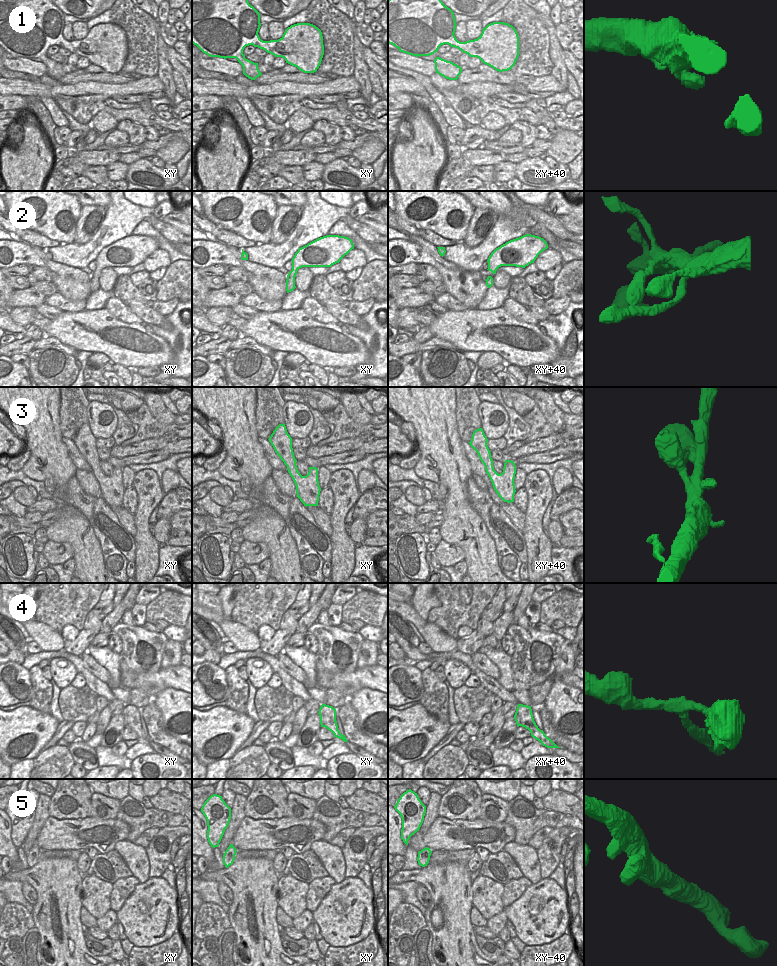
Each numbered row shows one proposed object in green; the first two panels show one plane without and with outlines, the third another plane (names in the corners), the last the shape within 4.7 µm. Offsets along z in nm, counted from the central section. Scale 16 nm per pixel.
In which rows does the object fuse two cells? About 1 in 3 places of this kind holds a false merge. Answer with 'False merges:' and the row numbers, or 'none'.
False merges: none

